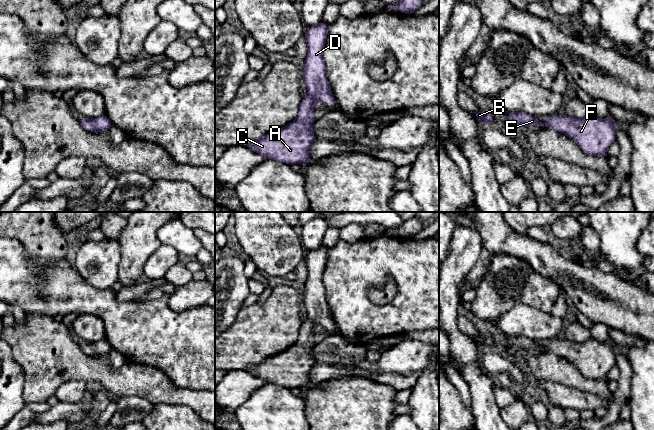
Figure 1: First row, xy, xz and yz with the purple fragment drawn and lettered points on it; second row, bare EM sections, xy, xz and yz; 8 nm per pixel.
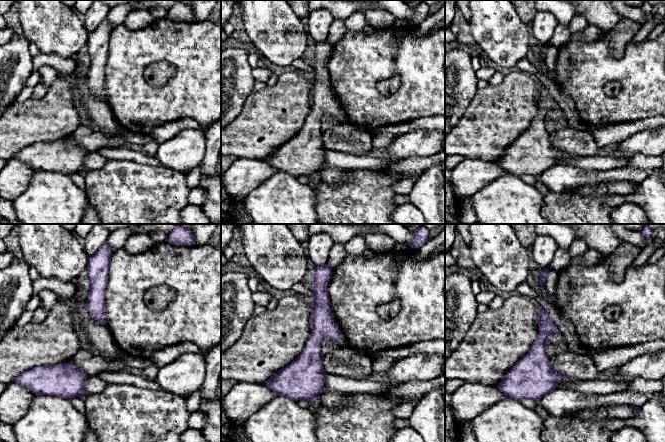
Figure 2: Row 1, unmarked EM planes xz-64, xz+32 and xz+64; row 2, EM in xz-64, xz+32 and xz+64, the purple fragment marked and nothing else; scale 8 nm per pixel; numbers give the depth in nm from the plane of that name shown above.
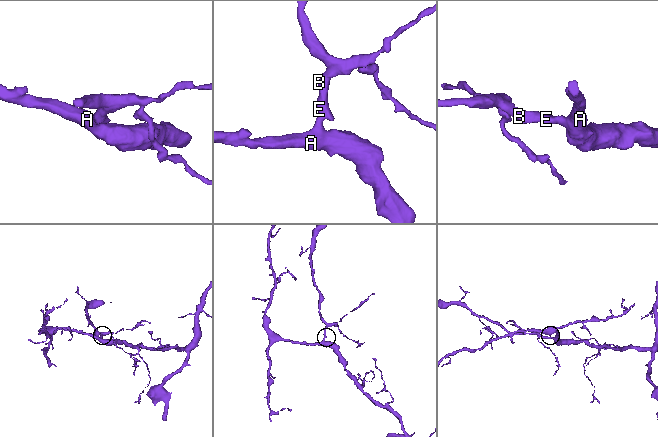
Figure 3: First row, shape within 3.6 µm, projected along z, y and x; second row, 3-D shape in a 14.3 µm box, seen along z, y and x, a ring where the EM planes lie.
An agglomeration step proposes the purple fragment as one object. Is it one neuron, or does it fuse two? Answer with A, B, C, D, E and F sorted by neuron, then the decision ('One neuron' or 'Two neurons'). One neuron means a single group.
Groups: A B C D E F. One neuron

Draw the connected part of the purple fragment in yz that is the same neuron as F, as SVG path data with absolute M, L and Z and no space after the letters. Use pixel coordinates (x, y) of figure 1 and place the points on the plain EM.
M507 337L505 352L551 351L573 363L582 375L592 380L607 380L607 374L616 364L617 348L611 342L599 342L590 338L577 343L567 339L552 339L544 348L537 341L523 337Z

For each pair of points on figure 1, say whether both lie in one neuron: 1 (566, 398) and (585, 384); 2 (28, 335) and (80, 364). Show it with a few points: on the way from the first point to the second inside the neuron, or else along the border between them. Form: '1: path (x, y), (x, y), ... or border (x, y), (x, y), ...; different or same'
1: border (555, 383), (590, 392), (600, 398); different
2: path (41, 346), (53, 358), (67, 362); same

